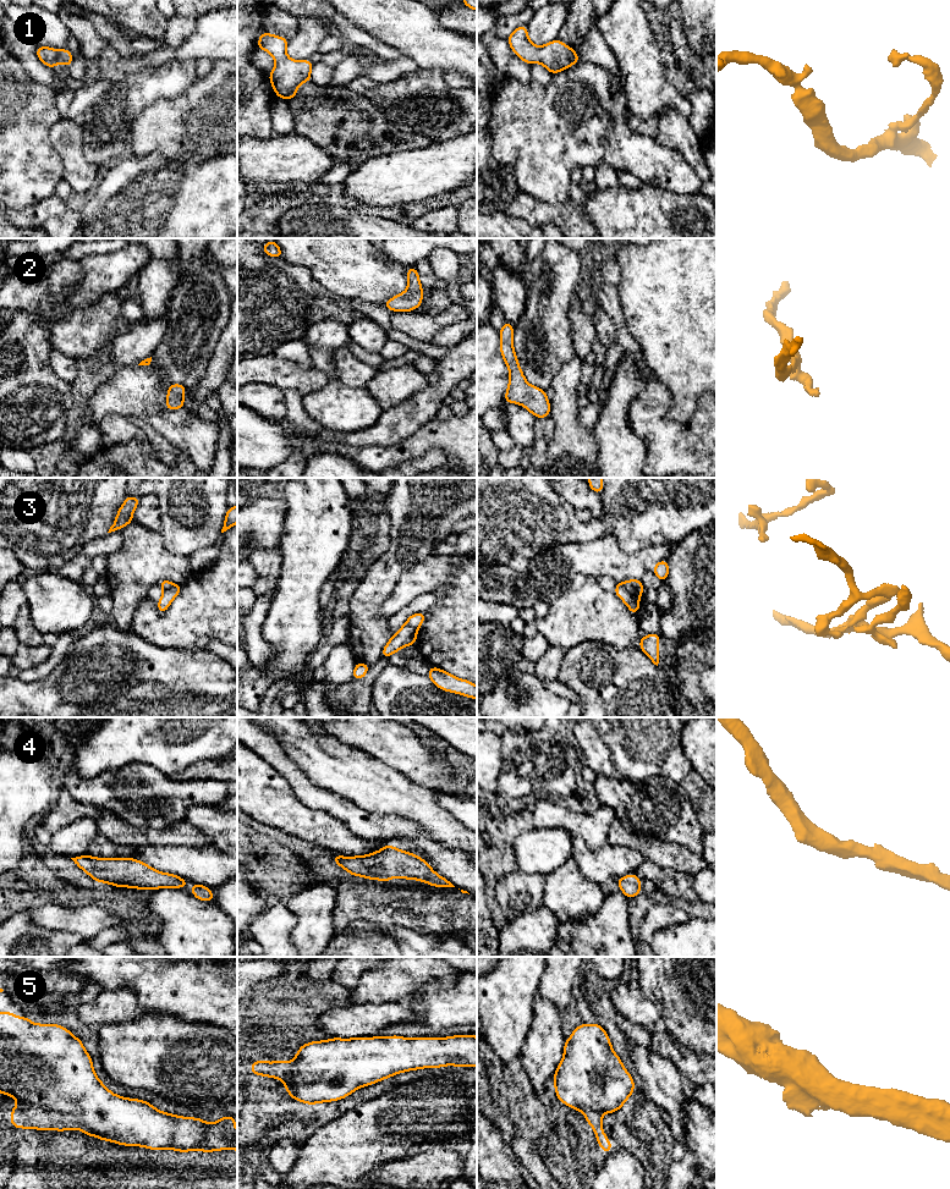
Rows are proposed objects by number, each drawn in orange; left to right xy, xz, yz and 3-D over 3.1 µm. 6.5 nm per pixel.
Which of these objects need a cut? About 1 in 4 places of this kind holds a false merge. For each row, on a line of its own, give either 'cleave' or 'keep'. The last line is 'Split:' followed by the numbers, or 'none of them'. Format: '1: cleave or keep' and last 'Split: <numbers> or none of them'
1: keep
2: keep
3: cleave
4: keep
5: cleave
Split: 3, 5

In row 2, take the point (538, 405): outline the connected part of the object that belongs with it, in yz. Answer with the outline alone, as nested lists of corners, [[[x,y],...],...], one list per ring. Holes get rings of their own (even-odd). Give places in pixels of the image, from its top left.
[[[505,321],[499,334],[500,353],[510,371],[504,401],[522,404],[536,418],[547,418],[550,414],[550,401],[547,398],[545,390],[529,385],[525,379],[514,349],[514,325]]]

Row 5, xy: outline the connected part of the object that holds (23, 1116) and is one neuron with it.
[[[18,1100],[17,1106],[11,1108],[11,1127],[21,1129],[33,1128],[40,1132],[54,1129],[59,1133],[61,1130],[81,1129],[86,1136],[93,1135],[92,1130],[73,1114],[45,1110]]]

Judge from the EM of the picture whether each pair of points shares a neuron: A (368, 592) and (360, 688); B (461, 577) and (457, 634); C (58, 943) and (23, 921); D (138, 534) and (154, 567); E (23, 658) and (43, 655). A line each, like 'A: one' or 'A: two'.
A: two
B: one
C: one
D: one
E: one

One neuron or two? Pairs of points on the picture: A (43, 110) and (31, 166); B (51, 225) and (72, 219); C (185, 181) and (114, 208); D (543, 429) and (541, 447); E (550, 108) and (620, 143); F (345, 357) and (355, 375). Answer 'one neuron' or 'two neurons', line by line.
A: one neuron
B: one neuron
C: one neuron
D: one neuron
E: one neuron
F: one neuron

